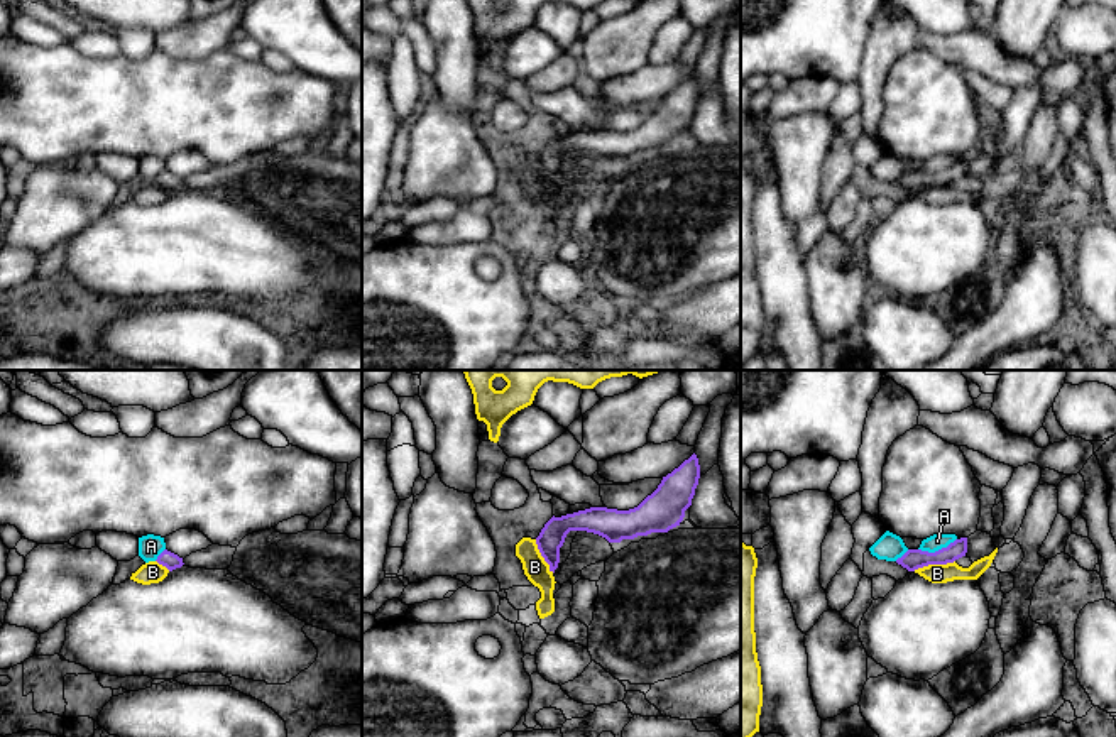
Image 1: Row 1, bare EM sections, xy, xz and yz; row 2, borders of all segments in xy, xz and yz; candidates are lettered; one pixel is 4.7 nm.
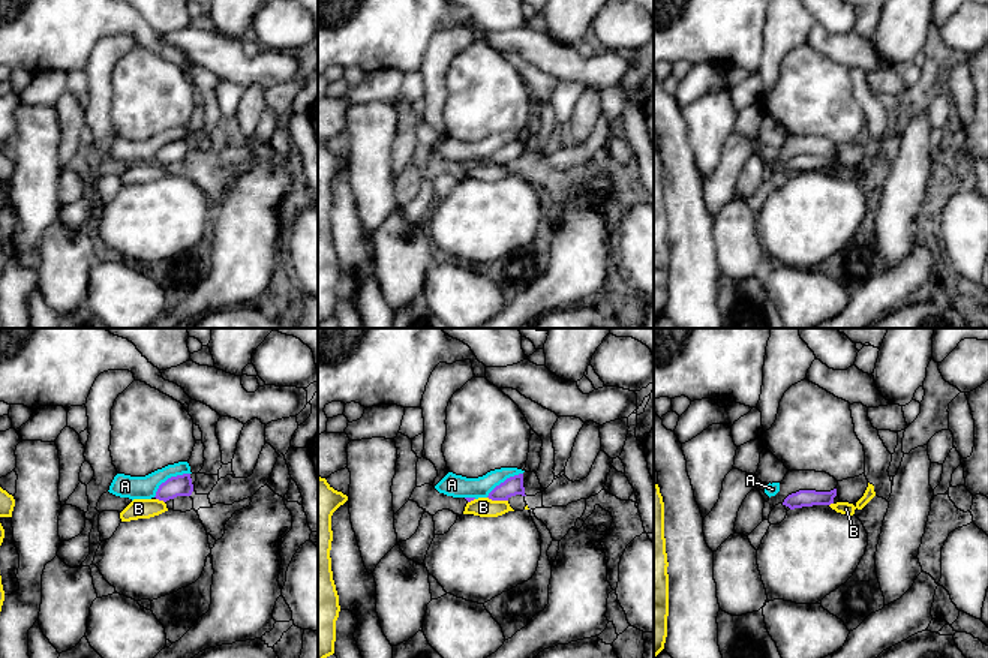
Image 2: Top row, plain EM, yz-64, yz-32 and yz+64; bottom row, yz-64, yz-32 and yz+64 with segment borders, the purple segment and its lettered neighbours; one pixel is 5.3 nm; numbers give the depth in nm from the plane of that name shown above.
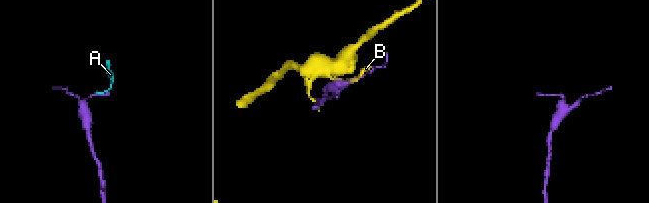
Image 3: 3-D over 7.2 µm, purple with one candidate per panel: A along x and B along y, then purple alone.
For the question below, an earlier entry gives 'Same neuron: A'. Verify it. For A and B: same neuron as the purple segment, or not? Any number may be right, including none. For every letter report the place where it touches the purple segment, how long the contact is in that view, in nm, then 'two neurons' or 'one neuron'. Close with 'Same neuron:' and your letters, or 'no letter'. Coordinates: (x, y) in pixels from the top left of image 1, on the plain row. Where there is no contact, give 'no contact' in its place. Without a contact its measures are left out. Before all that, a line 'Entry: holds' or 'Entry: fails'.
Entry: fails
A: yz (939, 171) | 190 nm | two neurons
B: yz (934, 185) | 200 nm | two neurons
Same neuron: no letter

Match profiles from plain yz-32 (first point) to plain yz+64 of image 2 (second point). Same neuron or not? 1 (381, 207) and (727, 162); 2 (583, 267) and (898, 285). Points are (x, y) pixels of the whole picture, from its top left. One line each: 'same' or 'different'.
1: different
2: same

